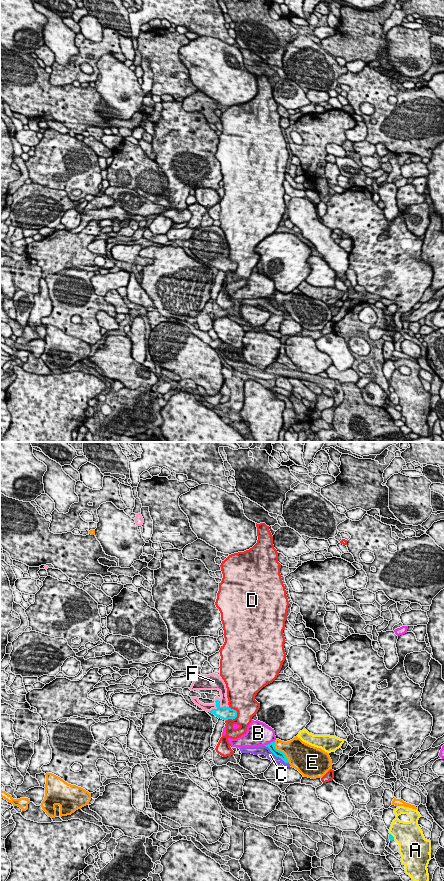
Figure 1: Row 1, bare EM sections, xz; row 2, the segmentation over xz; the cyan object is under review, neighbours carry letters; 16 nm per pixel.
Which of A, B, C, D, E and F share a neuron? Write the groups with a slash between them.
A / B / C / D / E / F

